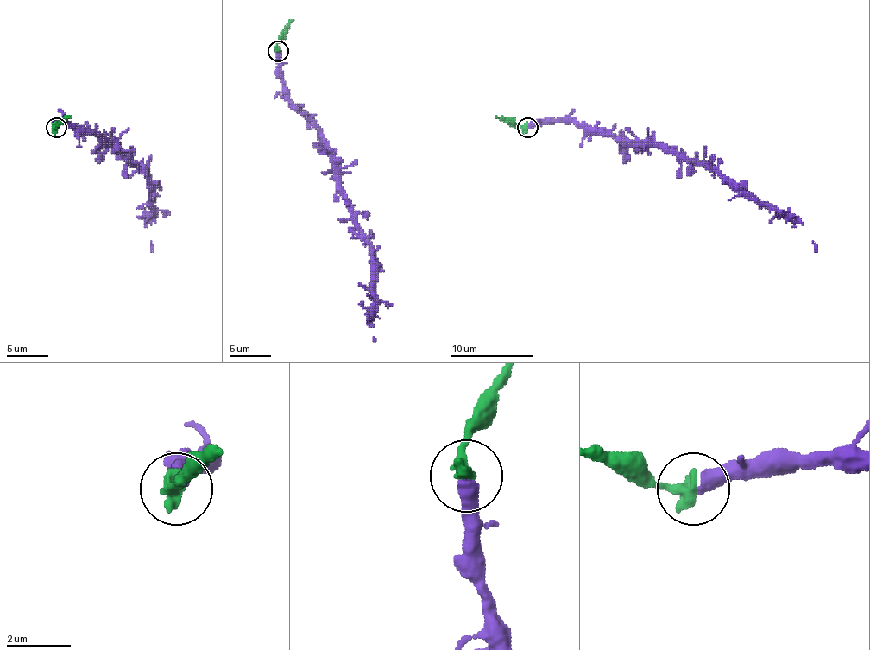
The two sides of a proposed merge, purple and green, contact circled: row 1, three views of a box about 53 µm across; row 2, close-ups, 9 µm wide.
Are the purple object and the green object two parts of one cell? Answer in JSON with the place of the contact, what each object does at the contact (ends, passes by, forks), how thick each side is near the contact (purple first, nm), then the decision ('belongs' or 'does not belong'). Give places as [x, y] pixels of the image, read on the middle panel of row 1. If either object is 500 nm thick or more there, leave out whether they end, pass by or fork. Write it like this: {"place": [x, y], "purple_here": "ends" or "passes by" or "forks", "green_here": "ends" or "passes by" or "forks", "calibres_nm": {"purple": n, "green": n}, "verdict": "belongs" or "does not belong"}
{"place": [278, 51], "purple_here": "ends", "green_here": "ends", "calibres_nm": {"purple": 460, "green": 480}, "verdict": "belongs"}

